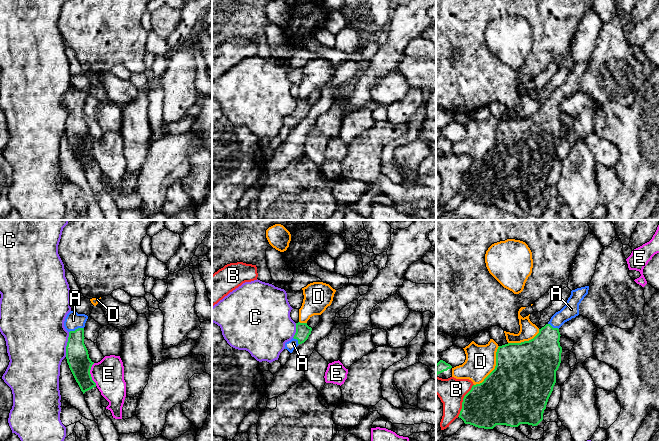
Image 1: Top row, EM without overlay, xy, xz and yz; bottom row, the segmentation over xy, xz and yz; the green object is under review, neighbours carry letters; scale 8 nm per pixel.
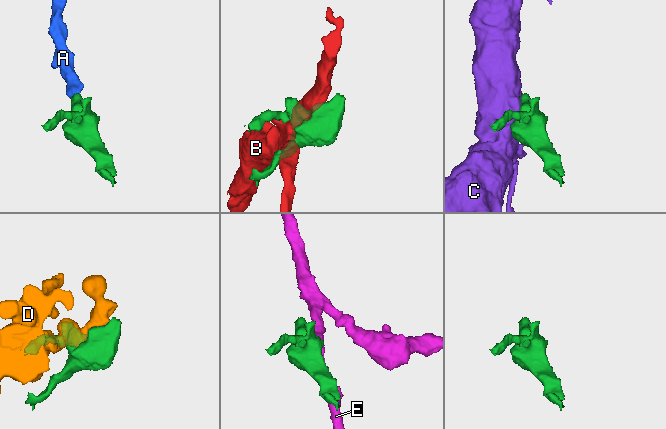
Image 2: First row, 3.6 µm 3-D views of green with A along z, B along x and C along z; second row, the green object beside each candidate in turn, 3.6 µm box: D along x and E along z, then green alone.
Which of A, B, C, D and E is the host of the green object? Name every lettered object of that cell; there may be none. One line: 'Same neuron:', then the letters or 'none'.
Same neuron: A

